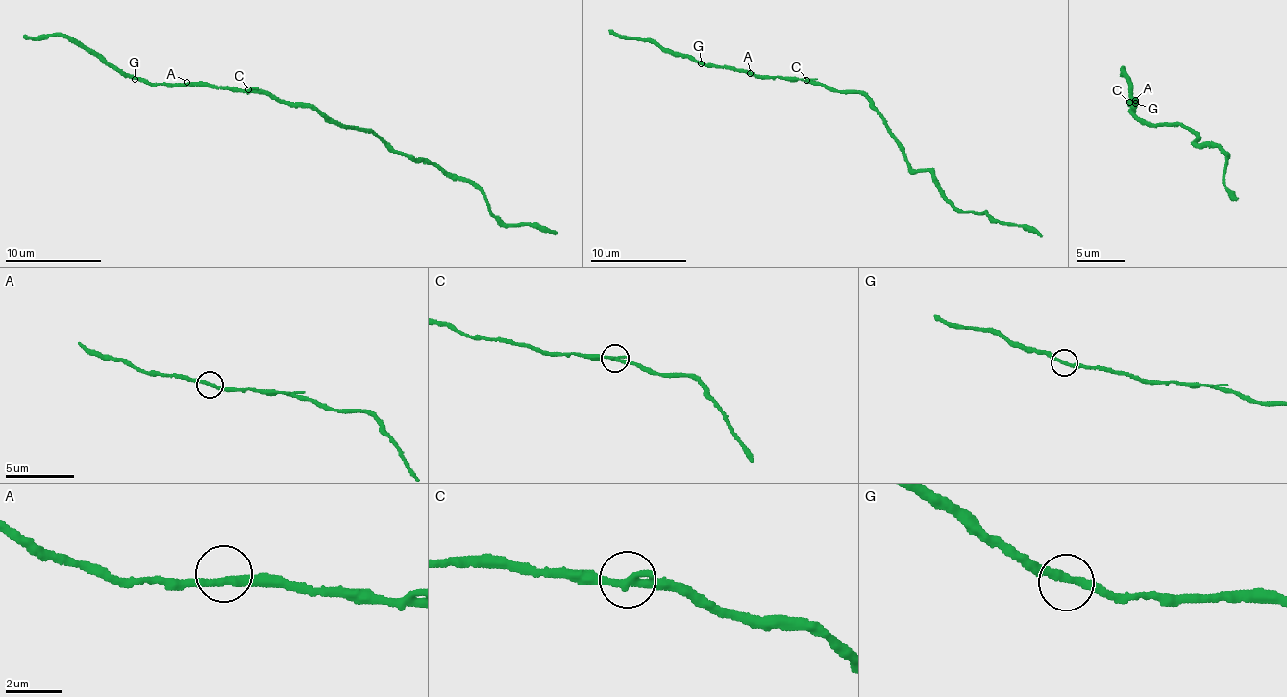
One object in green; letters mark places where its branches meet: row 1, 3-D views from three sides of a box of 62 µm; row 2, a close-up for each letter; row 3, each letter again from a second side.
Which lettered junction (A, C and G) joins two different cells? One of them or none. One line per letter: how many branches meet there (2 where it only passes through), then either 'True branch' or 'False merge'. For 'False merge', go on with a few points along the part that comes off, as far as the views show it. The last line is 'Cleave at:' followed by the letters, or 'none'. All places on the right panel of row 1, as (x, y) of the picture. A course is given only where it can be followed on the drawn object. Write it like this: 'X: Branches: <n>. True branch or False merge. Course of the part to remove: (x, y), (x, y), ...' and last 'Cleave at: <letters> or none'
A: Branches: 2. True branch
C: Branches: 2. True branch
G: Branches: 2. True branch
Cleave at: none

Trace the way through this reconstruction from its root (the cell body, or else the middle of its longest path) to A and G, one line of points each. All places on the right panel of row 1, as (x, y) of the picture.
A: (1133, 112), (1130, 109), (1135, 109), (1129, 101), (1136, 103), (1135, 100)
G: (1133, 112), (1130, 109), (1135, 109), (1129, 101), (1136, 103), (1133, 105), (1137, 107), (1135, 103)

